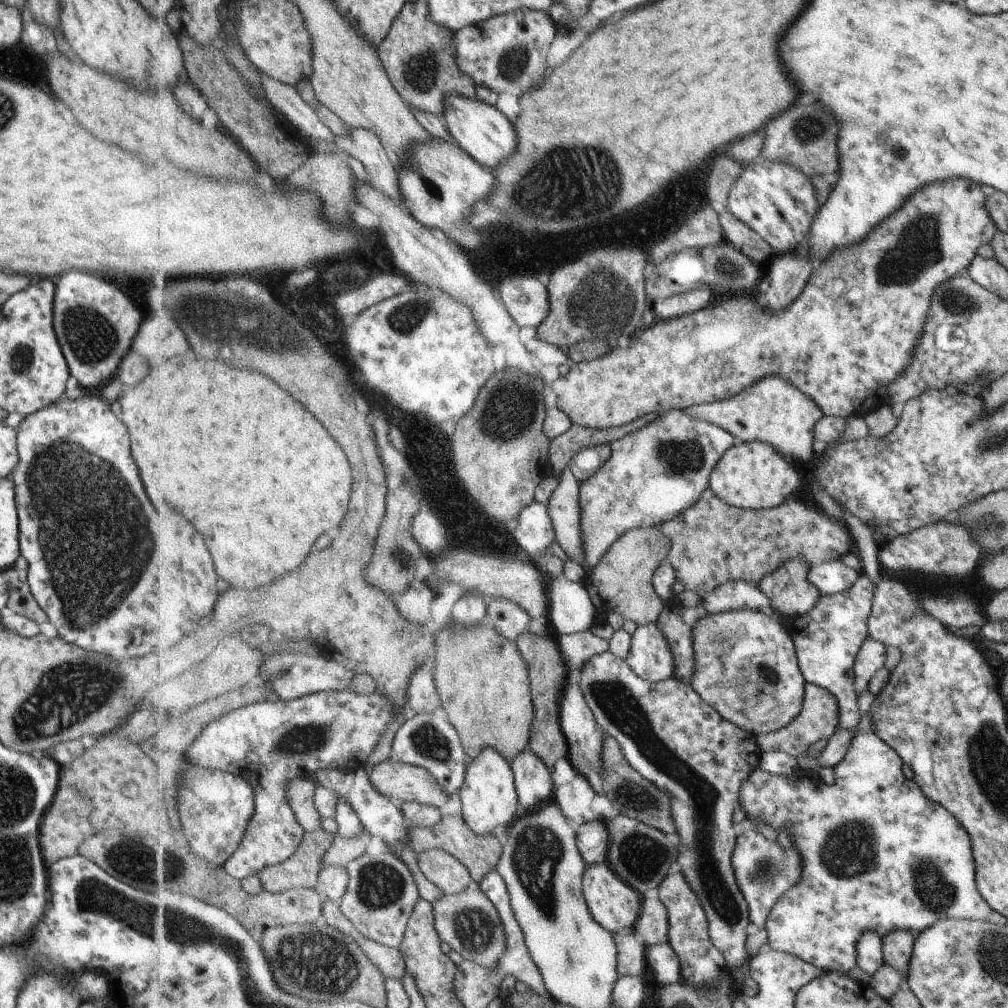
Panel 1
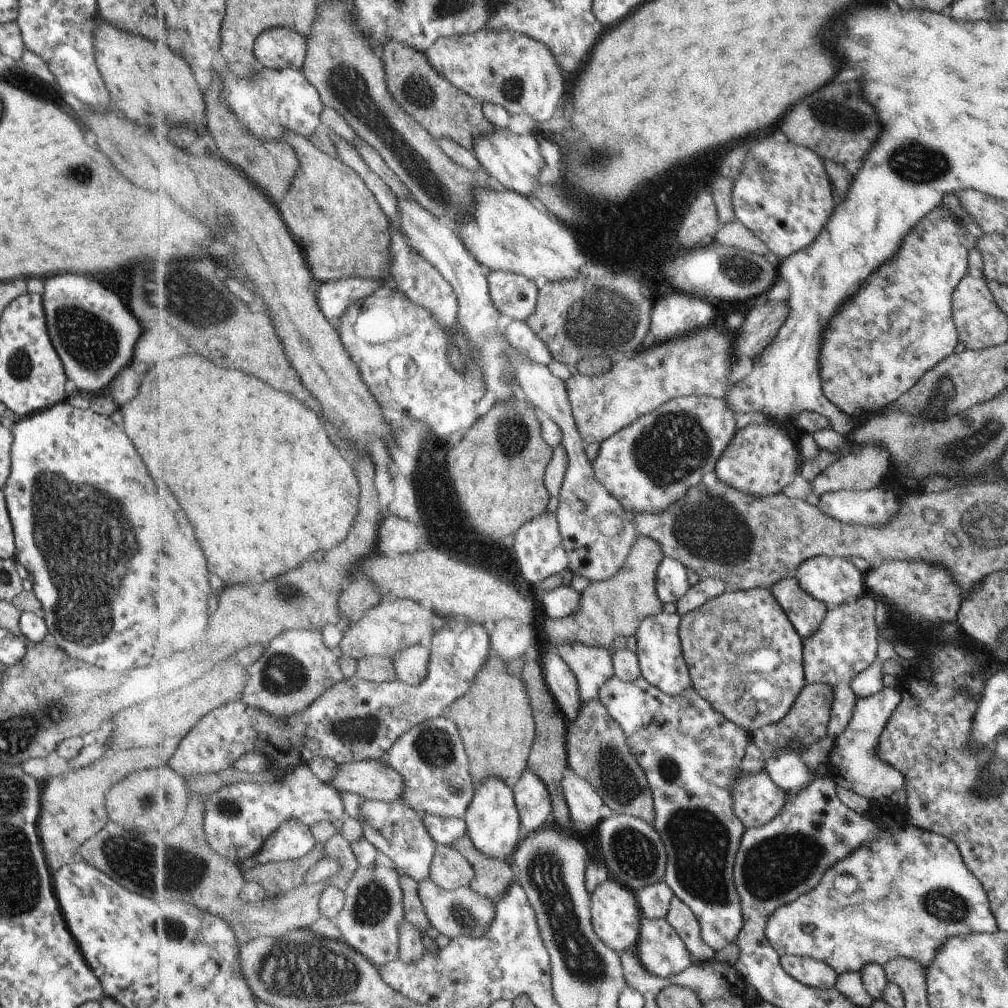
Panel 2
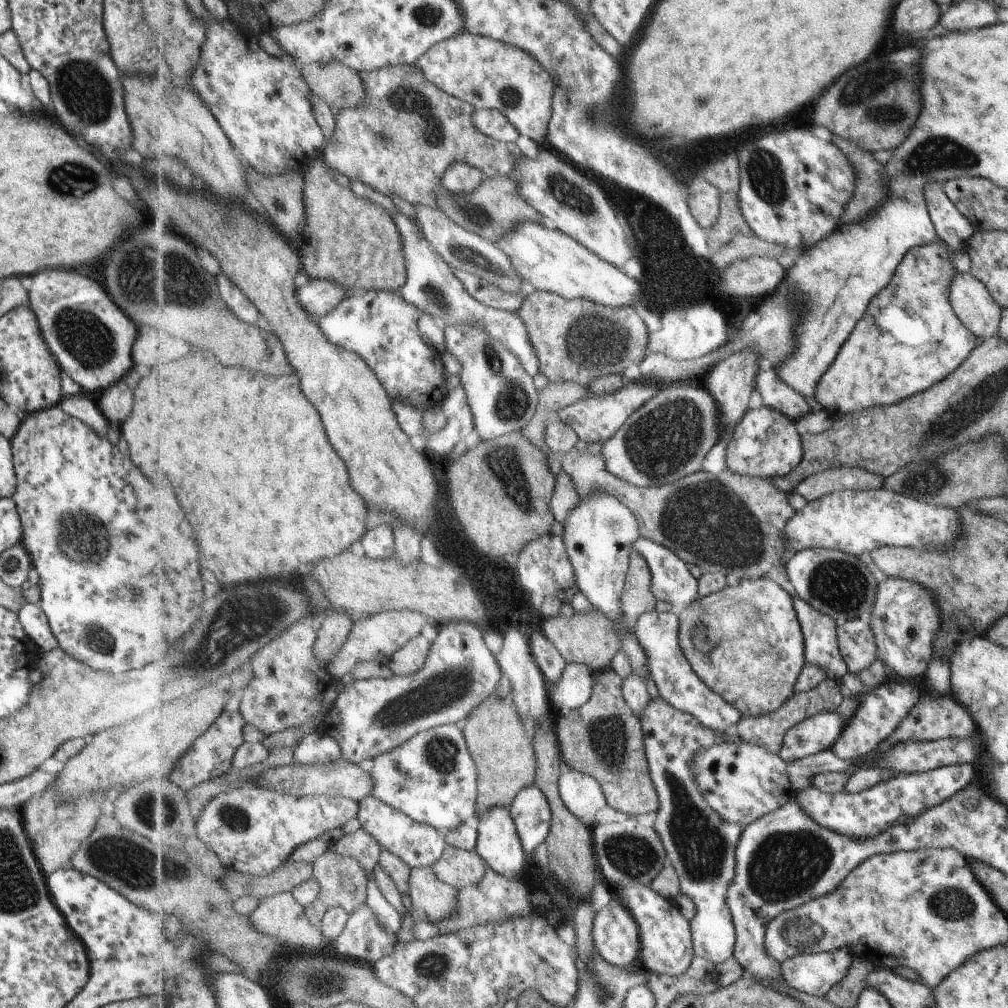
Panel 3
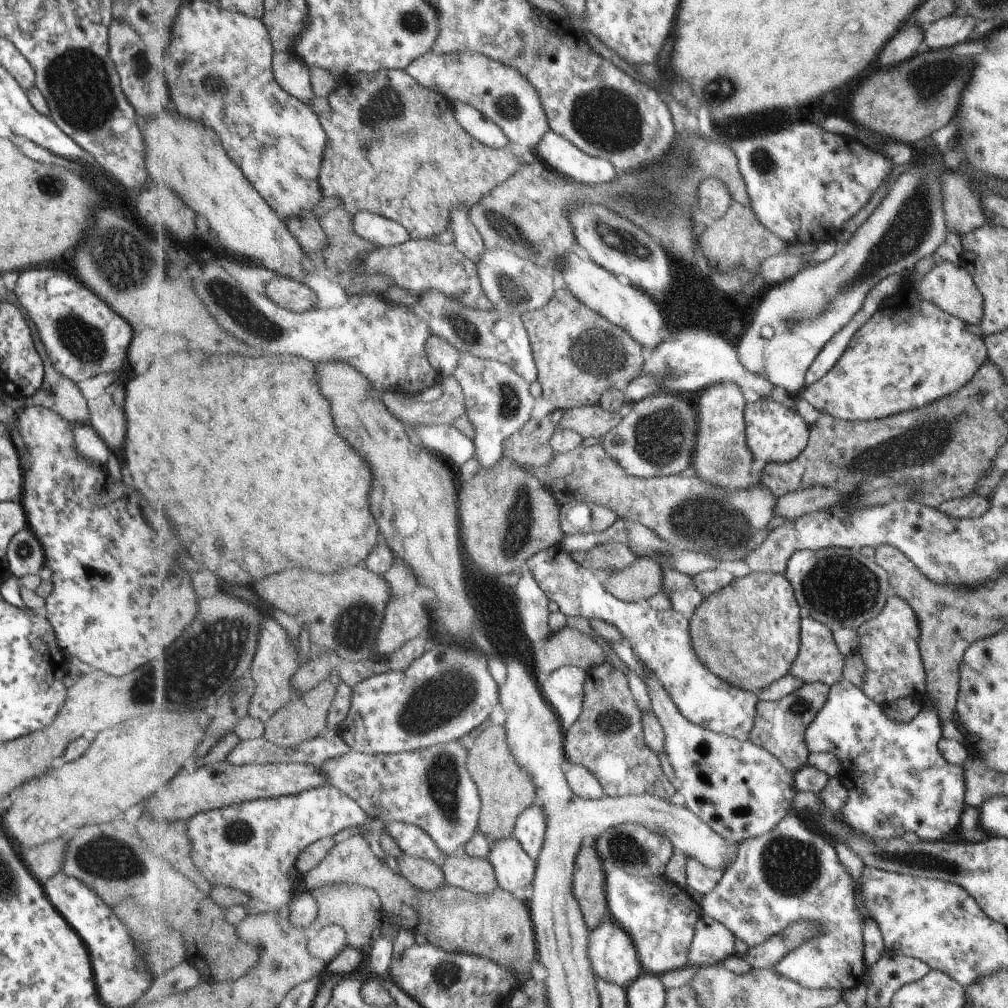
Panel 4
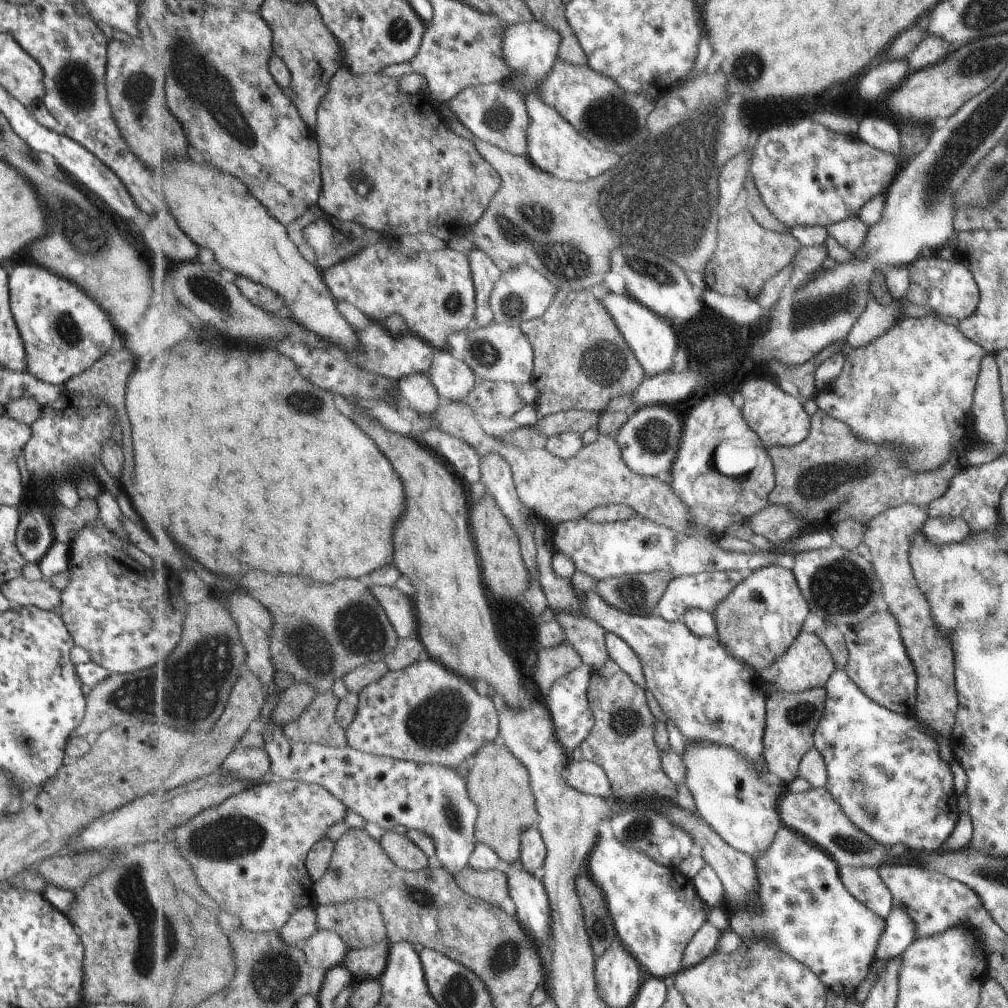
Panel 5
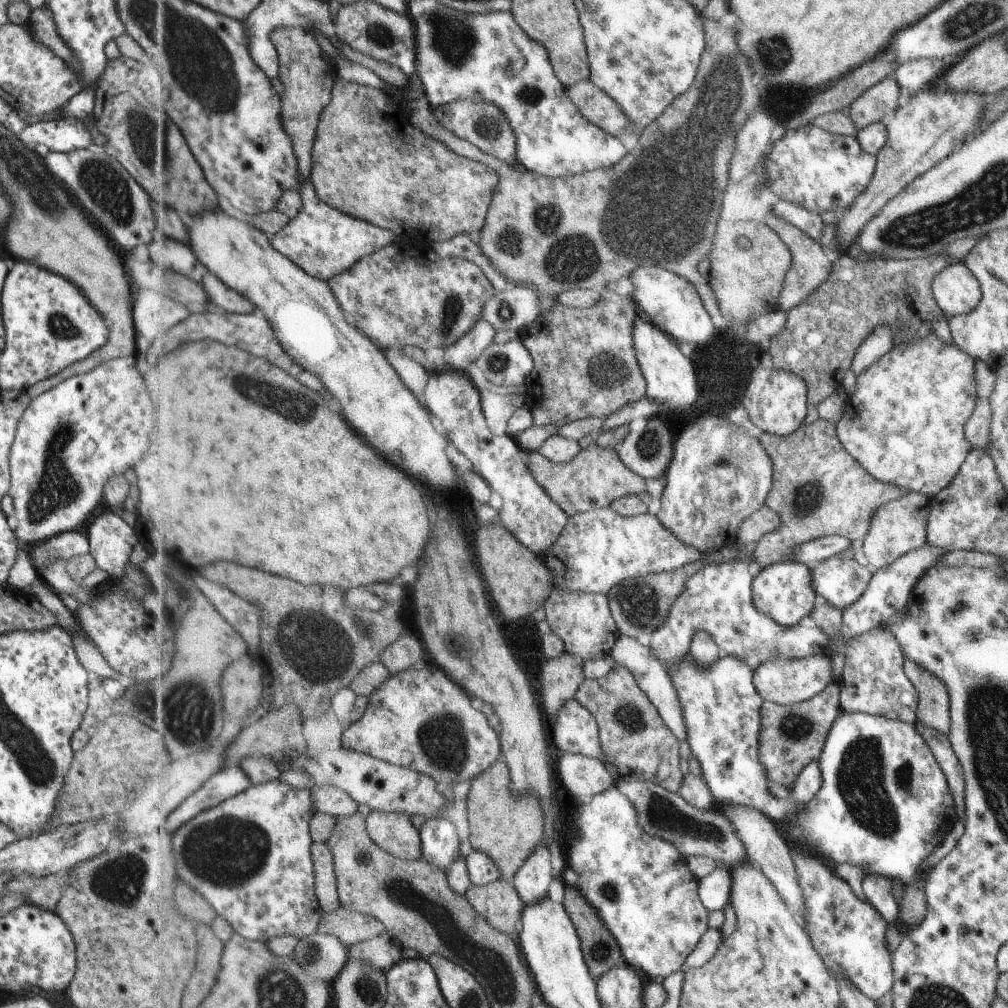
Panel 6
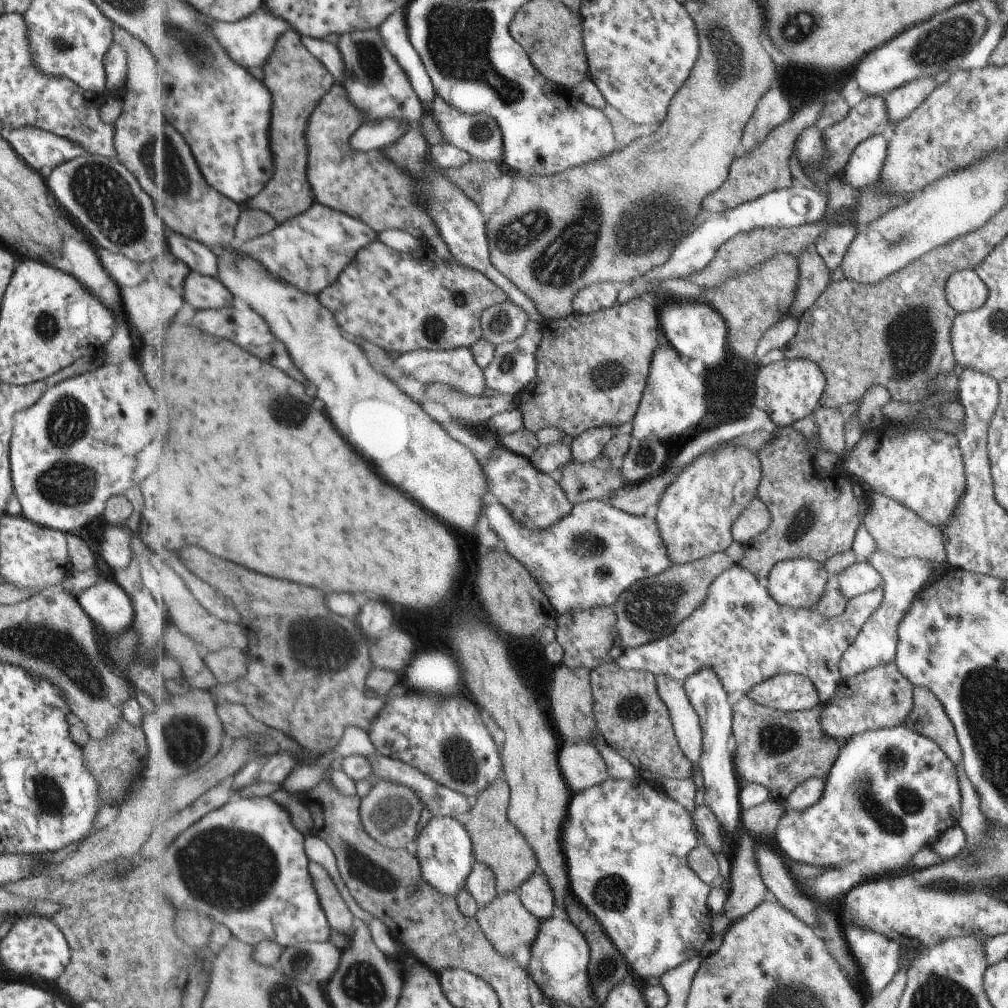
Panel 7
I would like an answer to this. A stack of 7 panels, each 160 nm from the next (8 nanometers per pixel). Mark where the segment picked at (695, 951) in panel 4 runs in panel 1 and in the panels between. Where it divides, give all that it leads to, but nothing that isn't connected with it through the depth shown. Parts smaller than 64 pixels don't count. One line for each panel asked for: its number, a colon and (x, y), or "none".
1: (671, 734)
2: (691, 752)
3: (701, 845)

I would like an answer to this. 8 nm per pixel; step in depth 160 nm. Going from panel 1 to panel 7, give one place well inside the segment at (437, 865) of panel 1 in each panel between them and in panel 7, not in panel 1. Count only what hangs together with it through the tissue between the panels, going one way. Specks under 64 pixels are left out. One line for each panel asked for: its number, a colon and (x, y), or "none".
2: (451, 870)
3: (457, 867)
4: (476, 875)
5: (492, 886)
6: (499, 902)
7: (507, 923)

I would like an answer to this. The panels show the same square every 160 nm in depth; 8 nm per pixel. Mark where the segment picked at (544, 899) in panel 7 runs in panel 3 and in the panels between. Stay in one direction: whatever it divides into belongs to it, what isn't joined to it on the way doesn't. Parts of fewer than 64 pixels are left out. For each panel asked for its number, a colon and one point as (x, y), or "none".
3: (531, 810)
4: (531, 829)
5: (534, 853)
6: (532, 881)

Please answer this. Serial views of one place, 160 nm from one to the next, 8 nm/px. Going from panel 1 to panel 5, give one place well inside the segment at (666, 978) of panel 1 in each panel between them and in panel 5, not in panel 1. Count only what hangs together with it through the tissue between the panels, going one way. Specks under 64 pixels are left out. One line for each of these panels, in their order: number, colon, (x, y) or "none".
2: (663, 952)
3: (667, 940)
4: (661, 917)
5: (657, 911)

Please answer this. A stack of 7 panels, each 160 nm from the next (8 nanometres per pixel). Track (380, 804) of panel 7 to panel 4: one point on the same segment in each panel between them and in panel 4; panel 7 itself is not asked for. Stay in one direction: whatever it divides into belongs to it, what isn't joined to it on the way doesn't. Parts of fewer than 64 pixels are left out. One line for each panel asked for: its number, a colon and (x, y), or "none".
4: (425, 874)
5: (403, 851)
6: (394, 833)

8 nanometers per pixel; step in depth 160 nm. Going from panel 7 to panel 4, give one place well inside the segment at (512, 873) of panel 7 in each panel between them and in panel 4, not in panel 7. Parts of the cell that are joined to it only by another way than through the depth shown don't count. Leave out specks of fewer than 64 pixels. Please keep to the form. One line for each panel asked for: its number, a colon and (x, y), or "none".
4: (506, 789)
5: (498, 781)
6: (506, 827)

